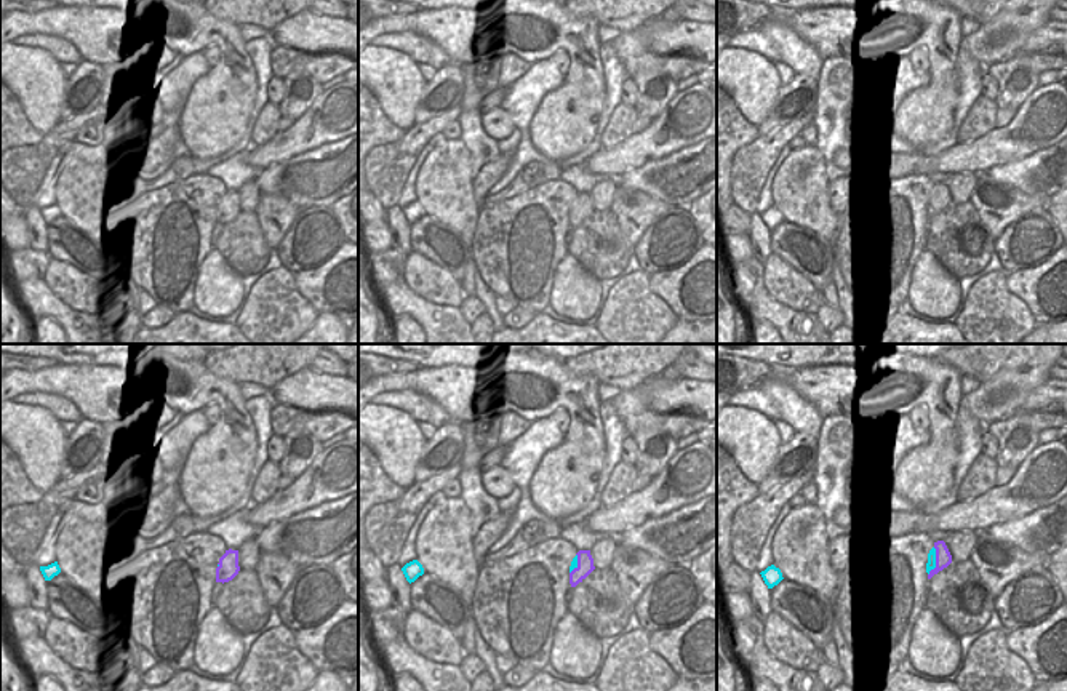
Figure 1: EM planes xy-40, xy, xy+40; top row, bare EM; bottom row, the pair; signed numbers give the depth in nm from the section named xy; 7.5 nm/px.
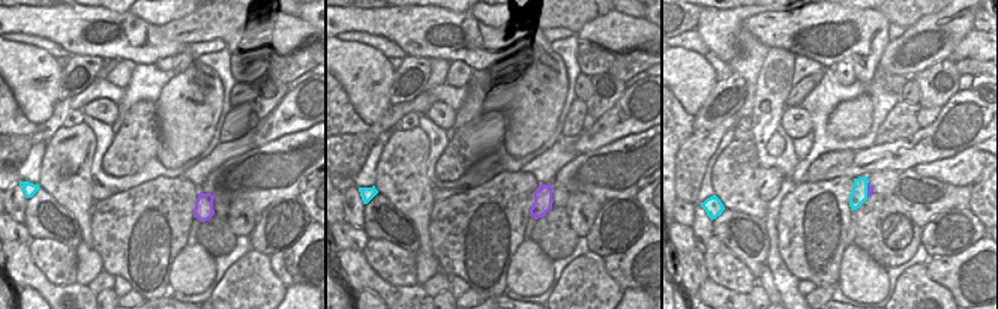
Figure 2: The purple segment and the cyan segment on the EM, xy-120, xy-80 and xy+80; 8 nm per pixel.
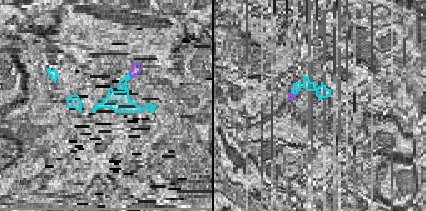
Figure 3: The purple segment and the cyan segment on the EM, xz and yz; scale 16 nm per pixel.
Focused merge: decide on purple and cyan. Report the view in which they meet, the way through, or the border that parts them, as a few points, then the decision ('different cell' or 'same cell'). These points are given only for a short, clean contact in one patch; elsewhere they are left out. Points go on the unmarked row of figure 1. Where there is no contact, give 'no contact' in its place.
contact in xy+40; border xy+40 (935, 189), (935, 208), (928, 216); different cell

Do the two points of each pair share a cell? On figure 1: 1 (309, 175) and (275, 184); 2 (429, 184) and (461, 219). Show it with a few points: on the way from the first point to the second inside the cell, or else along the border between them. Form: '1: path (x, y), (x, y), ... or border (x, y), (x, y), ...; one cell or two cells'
1: path (301, 179), (283, 179); one cell
2: path (437, 192), (456, 211); one cell

